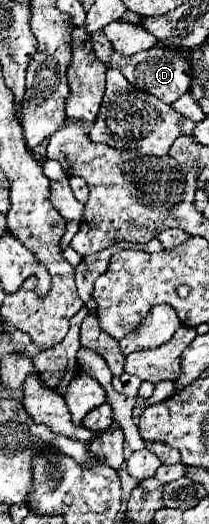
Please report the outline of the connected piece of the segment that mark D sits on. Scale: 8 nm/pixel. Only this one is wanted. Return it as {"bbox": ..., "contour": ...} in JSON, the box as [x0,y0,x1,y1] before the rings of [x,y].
{"bbox":[109,48,191,104],"contour":[[[151,48],[151,50],[135,54],[135,56],[121,56],[115,52],[109,60],[109,66],[121,70],[121,74],[129,80],[129,84],[157,96],[165,104],[173,104],[177,98],[181,98],[189,90],[189,82],[191,82],[189,56],[175,54],[169,48]]]}

